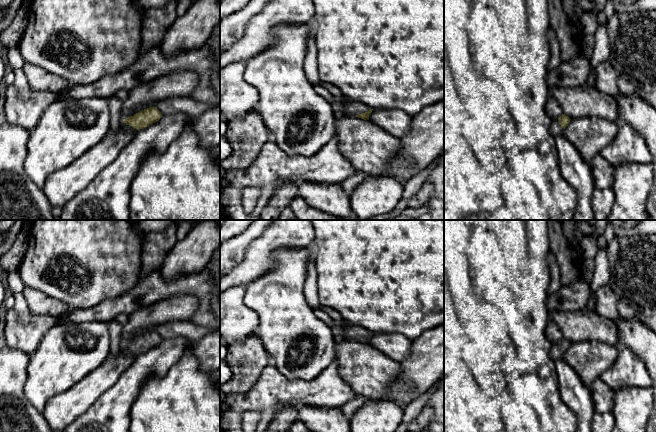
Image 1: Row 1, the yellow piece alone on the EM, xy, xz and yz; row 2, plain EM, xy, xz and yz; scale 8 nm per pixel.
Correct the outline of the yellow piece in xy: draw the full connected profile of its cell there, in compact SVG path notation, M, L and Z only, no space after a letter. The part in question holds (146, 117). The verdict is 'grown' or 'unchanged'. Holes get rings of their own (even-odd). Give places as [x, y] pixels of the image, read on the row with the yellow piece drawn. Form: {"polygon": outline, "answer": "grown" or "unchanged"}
{"polygon": "M149 107L124 119L122 127L125 130L131 130L137 133L138 130L152 125L161 117L162 114L156 107Z", "answer": "grown"}

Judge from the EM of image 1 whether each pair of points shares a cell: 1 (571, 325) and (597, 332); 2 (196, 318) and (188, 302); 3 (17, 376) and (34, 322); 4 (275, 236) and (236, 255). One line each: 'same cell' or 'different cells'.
1: same cell
2: different cells
3: different cells
4: different cells

